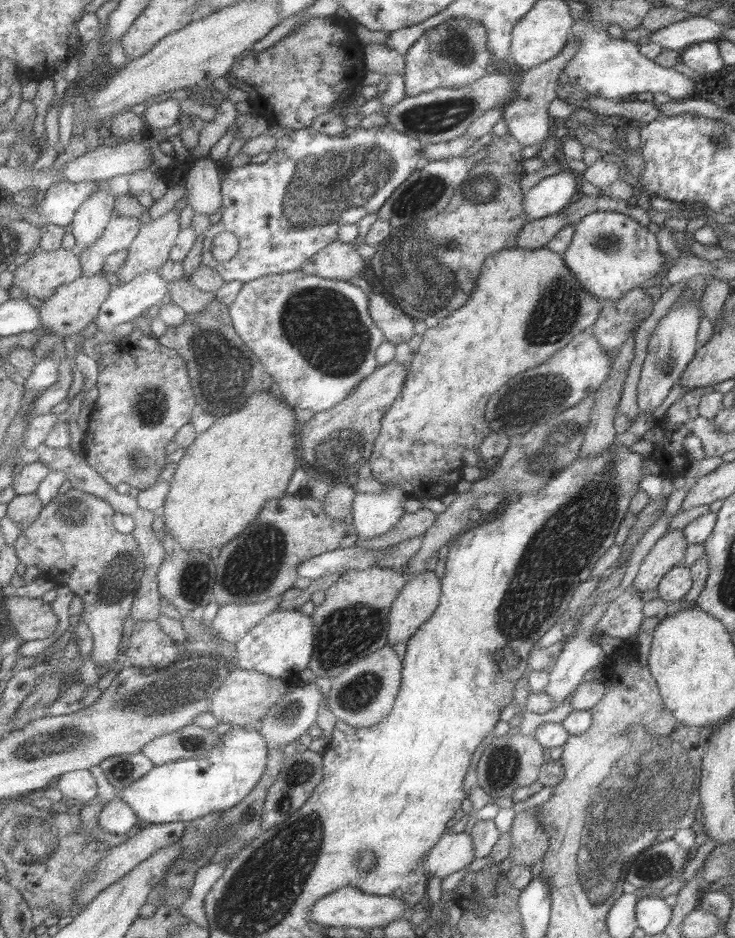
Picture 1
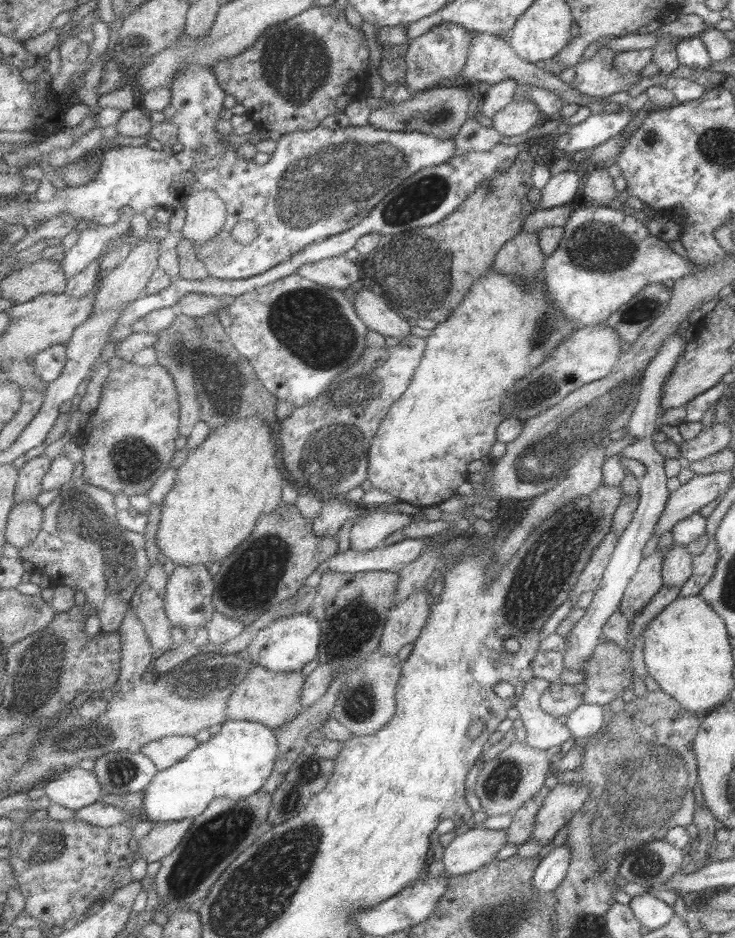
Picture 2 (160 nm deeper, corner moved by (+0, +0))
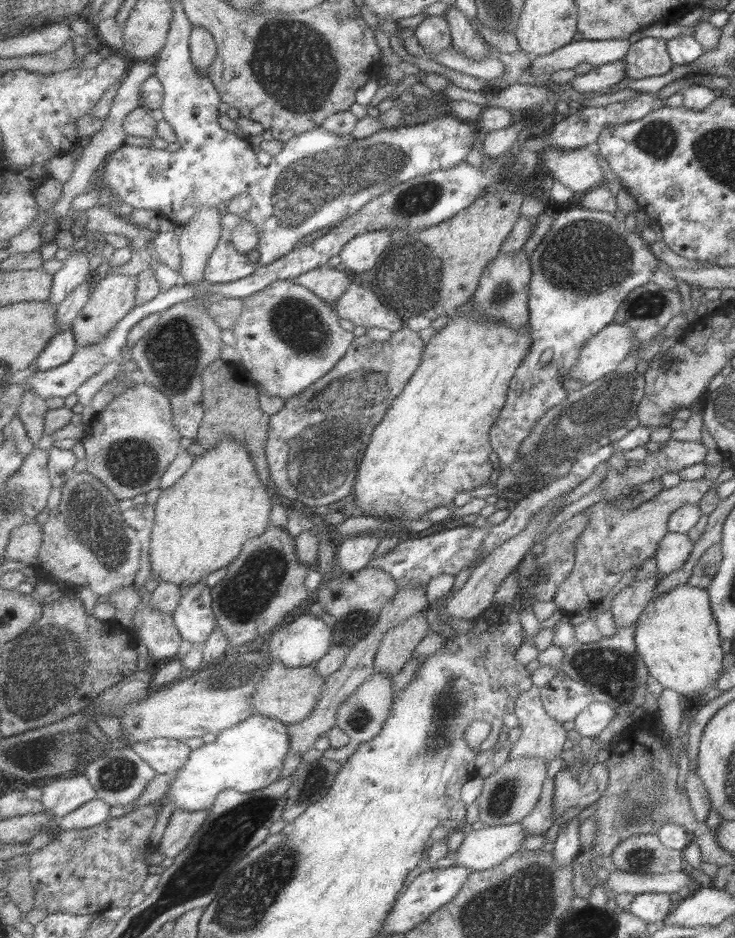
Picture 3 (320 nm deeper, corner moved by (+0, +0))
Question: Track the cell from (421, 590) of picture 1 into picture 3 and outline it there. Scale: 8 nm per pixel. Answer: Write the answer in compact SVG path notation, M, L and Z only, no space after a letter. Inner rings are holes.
M422 610L406 620L401 626L391 629L383 639L376 656L376 672L399 674L410 661L415 648L431 632L427 611Z

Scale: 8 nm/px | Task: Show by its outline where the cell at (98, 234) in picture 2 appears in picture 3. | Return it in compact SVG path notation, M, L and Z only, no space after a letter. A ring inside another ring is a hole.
M78 252L64 261L63 266L54 274L54 289L50 303L60 305L79 286L94 278L94 273L89 268L89 258L84 252Z

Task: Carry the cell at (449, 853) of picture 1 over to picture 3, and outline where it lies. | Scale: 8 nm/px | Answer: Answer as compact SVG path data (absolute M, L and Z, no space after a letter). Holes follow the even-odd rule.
M521 823L472 830L456 851L455 864L474 871L495 868L523 849L527 837Z

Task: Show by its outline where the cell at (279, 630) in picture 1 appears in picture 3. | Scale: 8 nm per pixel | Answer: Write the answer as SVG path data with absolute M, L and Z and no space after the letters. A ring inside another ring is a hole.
M301 615L267 636L264 649L287 666L309 666L320 661L334 645L334 630L321 617Z

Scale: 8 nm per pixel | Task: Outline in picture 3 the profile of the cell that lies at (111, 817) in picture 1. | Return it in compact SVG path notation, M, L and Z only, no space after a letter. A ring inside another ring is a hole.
M97 796L86 802L85 805L80 806L73 813L58 818L57 824L59 830L69 831L74 829L81 831L102 824L105 820L111 818L111 811L112 806L106 800L101 800Z

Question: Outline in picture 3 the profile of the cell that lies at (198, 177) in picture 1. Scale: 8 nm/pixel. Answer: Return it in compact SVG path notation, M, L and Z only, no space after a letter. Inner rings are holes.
M202 209L180 234L183 264L179 271L182 282L195 285L204 281L207 263L223 236L223 219L217 209Z

